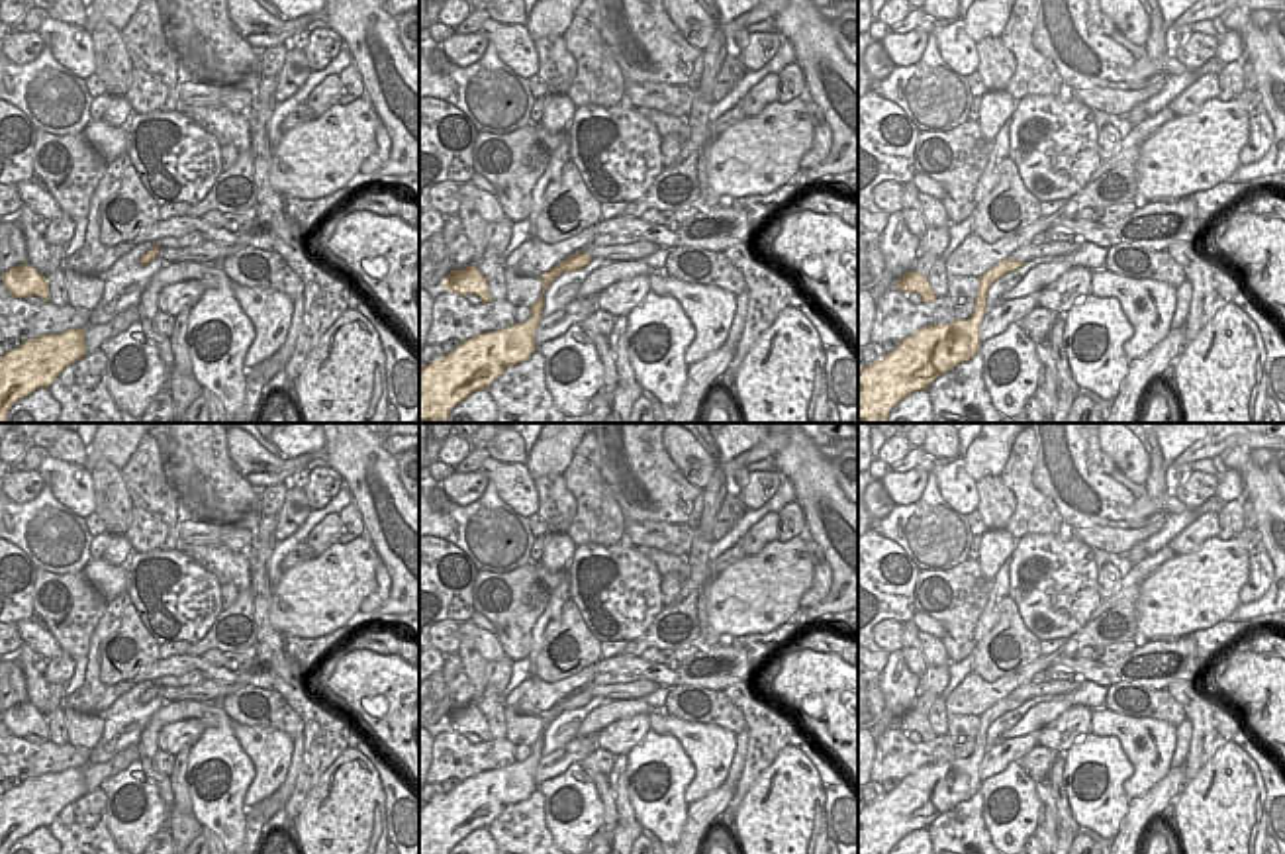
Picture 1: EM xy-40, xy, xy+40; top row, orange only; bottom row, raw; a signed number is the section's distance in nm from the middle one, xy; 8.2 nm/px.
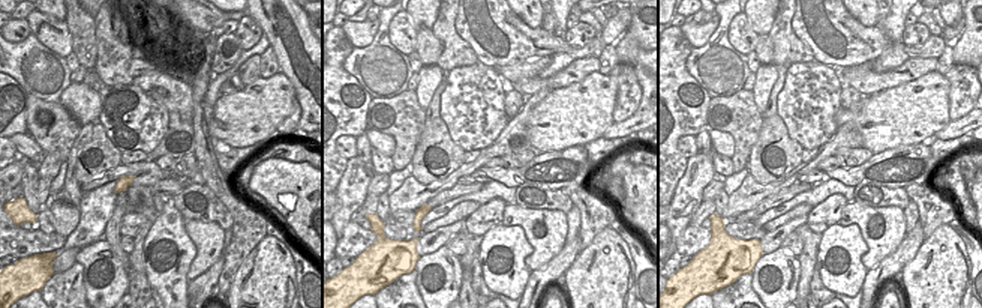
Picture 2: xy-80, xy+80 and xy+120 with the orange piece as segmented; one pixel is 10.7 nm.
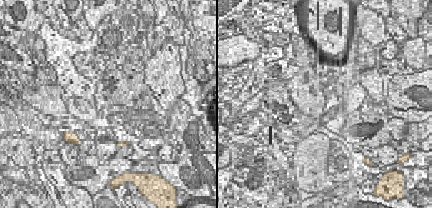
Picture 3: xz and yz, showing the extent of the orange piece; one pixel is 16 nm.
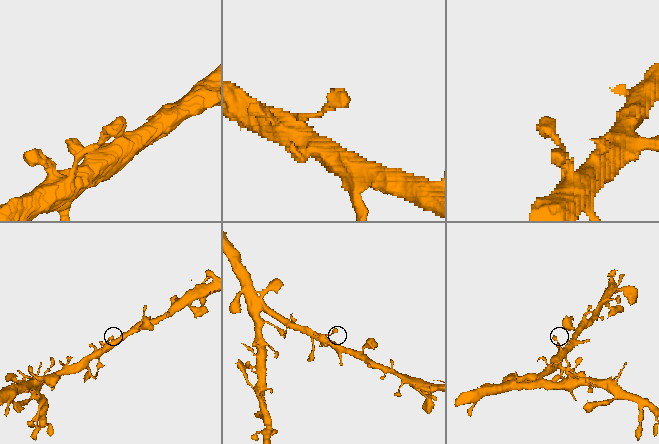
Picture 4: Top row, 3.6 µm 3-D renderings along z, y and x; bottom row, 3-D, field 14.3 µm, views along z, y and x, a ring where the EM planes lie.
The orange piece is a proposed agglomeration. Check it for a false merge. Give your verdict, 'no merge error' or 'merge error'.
no merge error

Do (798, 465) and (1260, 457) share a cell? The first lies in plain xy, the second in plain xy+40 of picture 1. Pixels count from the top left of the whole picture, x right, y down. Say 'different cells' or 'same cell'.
different cells

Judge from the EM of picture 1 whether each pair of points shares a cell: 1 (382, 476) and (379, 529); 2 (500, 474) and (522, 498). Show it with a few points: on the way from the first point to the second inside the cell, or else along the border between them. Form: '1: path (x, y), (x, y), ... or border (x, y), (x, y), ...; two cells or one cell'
1: path (386, 490), (398, 510), (392, 518); one cell
2: path (506, 480), (518, 492); one cell

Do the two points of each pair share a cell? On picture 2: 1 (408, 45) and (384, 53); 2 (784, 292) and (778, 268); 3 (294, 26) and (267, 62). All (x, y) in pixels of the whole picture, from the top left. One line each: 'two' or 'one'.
1: two
2: one
3: two

